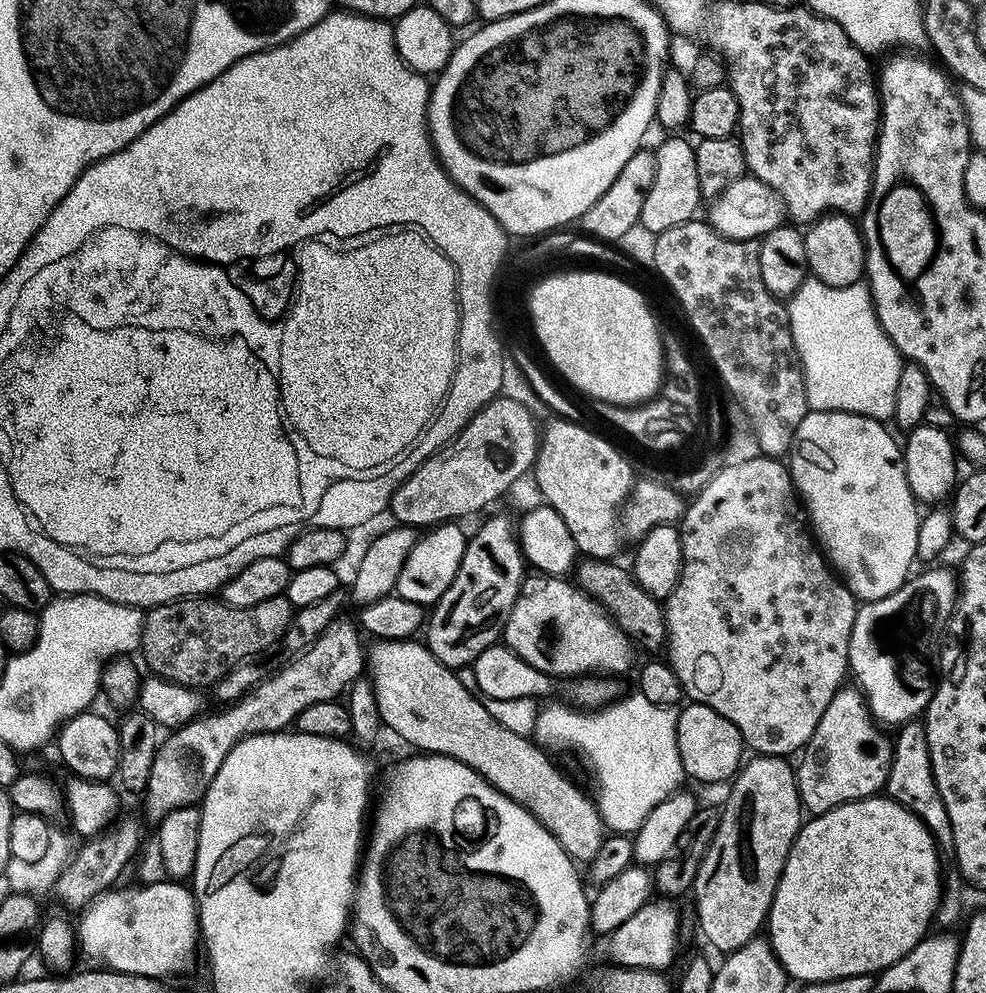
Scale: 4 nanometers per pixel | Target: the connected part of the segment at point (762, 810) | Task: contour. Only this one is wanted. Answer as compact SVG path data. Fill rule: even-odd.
M753 755L731 781L728 801L719 809L718 830L706 850L696 875L696 920L704 940L721 954L746 946L765 927L768 910L776 893L786 858L800 832L802 805L793 765L782 756Z

